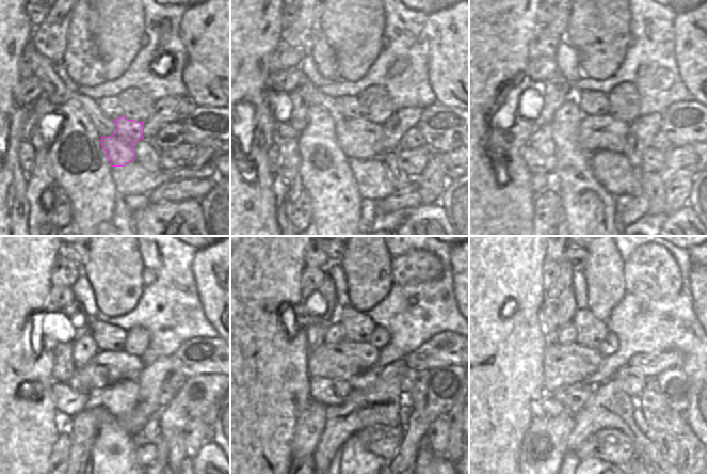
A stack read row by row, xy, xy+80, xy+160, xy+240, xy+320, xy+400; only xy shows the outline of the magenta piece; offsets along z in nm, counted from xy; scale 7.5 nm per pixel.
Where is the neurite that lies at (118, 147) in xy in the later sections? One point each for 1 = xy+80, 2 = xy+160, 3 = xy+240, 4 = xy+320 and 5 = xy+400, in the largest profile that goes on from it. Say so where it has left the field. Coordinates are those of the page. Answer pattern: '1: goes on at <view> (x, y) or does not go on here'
1: goes on at xy+80 (358, 138)
2: goes on at xy+160 (594, 132)
3: goes on at xy+240 (106, 368)
4: goes on at xy+320 (338, 363)
5: goes on at xy+400 (563, 364)

